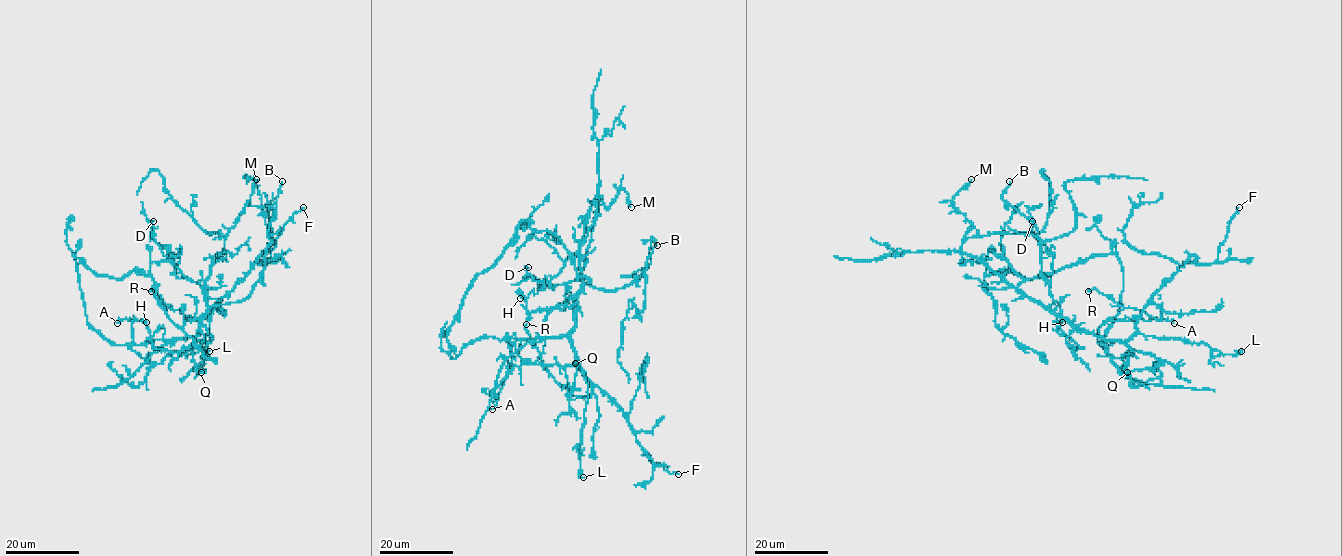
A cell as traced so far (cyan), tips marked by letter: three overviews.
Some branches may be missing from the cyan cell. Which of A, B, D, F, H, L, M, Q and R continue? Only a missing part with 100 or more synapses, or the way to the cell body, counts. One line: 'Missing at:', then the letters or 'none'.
Missing at: none

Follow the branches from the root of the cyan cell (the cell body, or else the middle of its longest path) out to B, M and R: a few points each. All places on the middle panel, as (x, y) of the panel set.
B: (510, 339), (565, 336), (584, 283), (630, 285), (645, 276), (651, 237), (657, 245)
M: (510, 339), (561, 337), (574, 327), (580, 240), (592, 202), (598, 197), (608, 209), (624, 188), (631, 207)
R: (510, 339), (567, 337), (578, 366), (591, 383), (589, 396), (573, 395), (554, 379), (544, 366), (526, 324)

